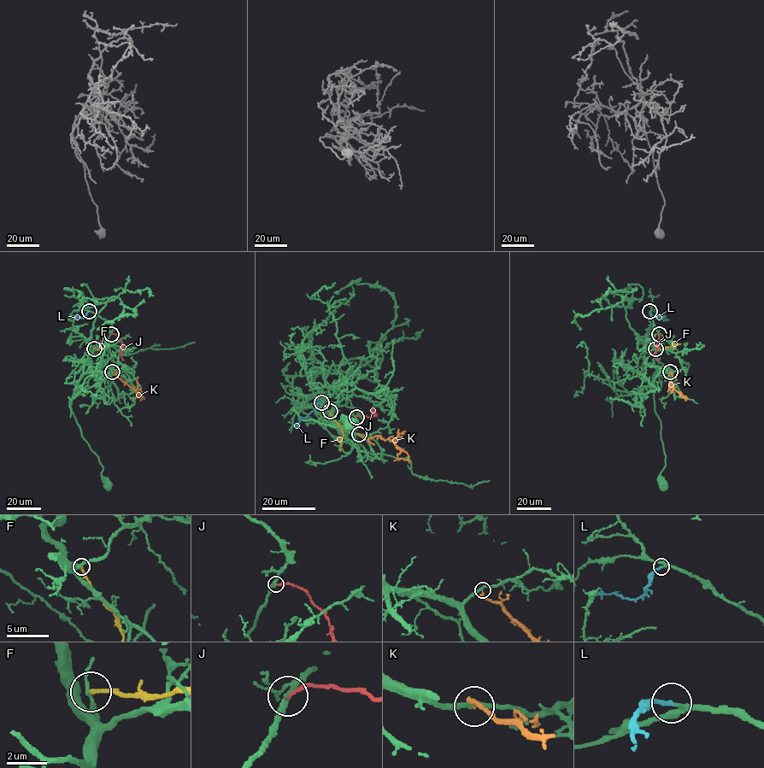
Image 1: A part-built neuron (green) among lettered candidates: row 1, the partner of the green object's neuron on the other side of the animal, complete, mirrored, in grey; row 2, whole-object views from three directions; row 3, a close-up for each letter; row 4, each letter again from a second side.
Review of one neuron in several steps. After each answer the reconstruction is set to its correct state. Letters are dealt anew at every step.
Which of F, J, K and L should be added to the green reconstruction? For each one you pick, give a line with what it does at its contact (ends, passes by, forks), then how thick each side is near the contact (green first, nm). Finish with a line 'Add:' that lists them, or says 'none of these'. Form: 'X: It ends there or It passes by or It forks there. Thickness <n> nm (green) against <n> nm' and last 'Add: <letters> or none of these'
L: It ends there. Thickness 240 nm (green) against 200 nm
Add: L

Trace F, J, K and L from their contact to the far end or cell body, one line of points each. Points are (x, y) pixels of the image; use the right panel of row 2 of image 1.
F: (655, 348), (680, 343)
J: (659, 333), (655, 354), (657, 360)
K: (670, 372), (673, 388), (682, 397), (686, 397), (685, 401)
L: (649, 311), (655, 318), (665, 315)

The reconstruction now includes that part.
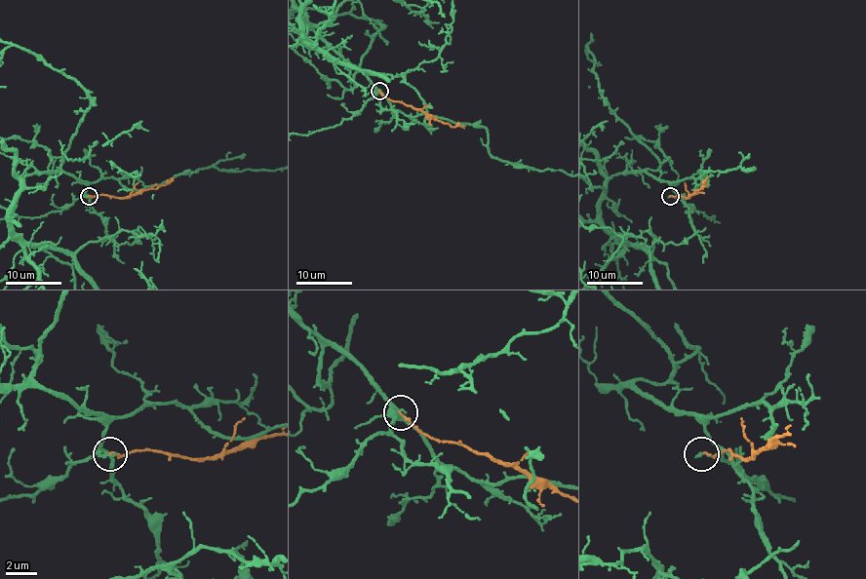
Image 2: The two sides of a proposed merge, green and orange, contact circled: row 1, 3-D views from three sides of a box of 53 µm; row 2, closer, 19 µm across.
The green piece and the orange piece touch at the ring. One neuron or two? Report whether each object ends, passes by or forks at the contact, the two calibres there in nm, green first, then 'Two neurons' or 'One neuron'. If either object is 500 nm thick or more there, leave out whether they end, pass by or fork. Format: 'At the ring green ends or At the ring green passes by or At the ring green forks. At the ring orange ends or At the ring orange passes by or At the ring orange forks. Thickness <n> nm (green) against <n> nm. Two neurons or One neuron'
At the ring green ends. At the ring orange ends. Thickness 160 nm (green) against 150 nm. Two neurons

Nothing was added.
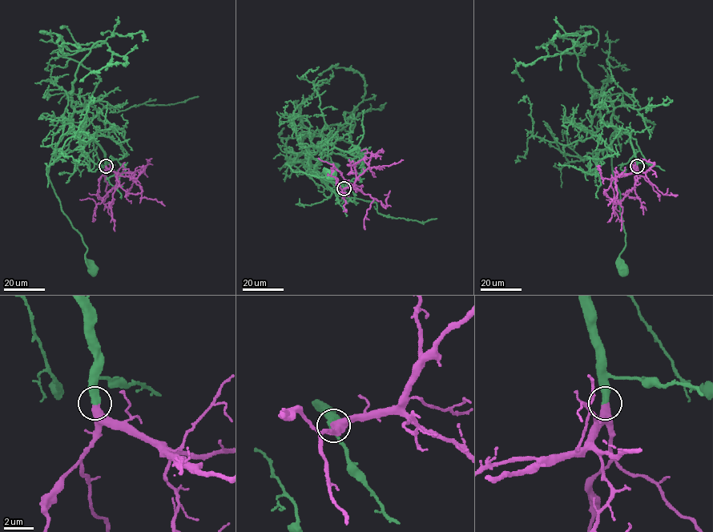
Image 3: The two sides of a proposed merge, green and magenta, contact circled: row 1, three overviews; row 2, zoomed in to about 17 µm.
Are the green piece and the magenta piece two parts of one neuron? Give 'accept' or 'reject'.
accept

